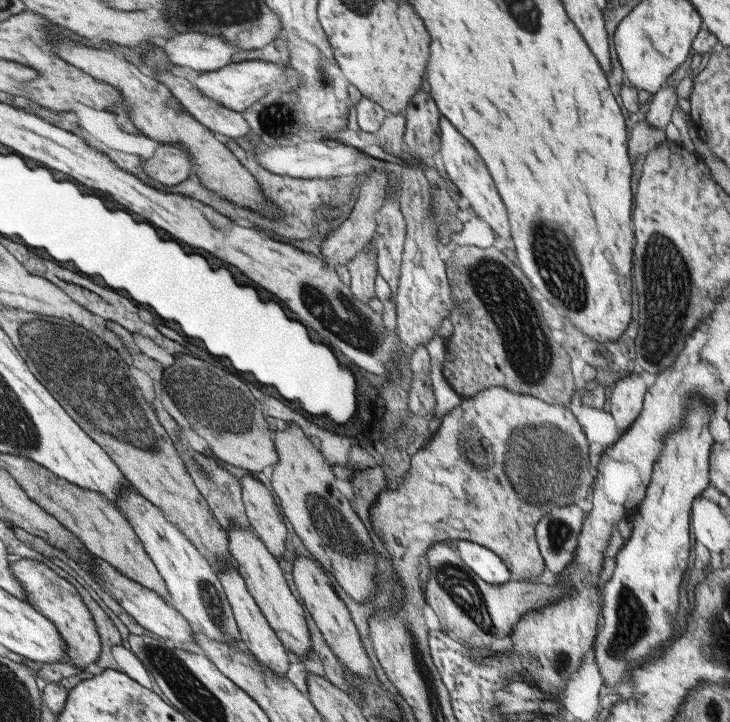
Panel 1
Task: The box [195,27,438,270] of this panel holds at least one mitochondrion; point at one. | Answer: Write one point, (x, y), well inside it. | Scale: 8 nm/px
(280, 121)

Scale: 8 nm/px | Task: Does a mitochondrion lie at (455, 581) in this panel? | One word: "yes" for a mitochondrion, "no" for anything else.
yes

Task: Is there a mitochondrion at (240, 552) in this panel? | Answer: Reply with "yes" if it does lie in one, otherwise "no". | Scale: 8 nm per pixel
no

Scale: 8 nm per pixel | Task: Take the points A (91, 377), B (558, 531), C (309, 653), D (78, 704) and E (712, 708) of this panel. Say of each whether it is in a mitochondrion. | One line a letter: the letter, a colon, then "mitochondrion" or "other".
A: mitochondrion
B: mitochondrion
C: other
D: other
E: mitochondrion

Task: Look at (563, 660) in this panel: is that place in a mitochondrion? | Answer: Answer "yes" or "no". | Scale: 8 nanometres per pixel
yes

